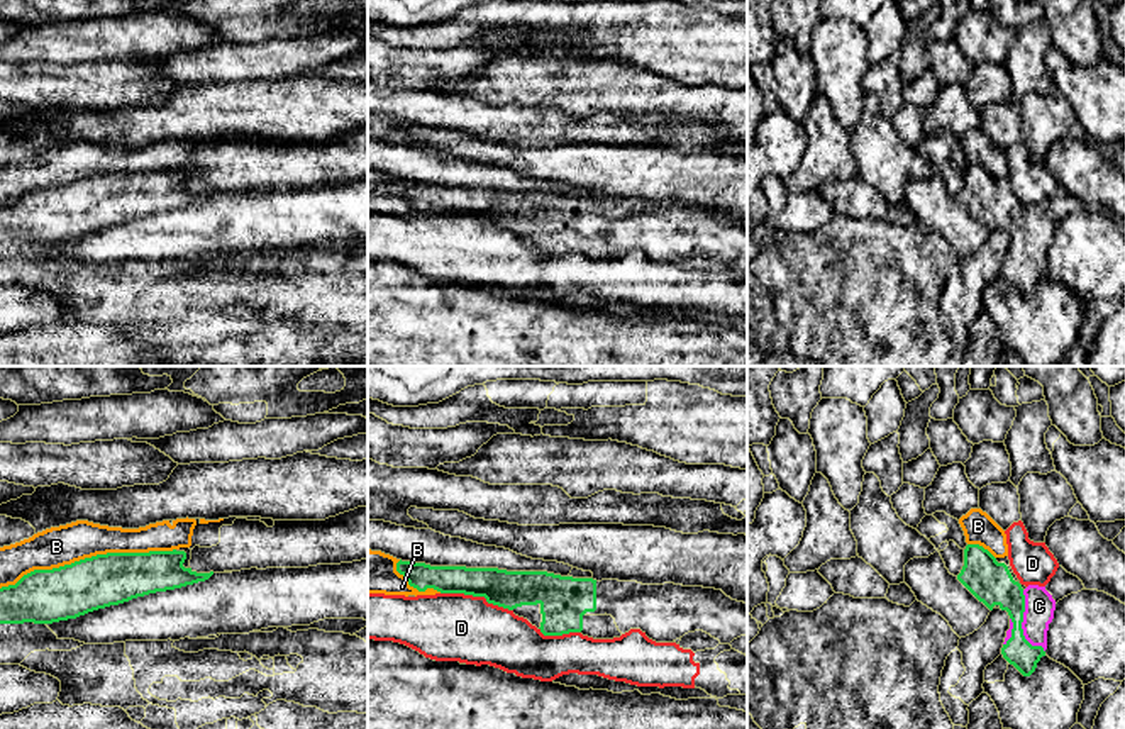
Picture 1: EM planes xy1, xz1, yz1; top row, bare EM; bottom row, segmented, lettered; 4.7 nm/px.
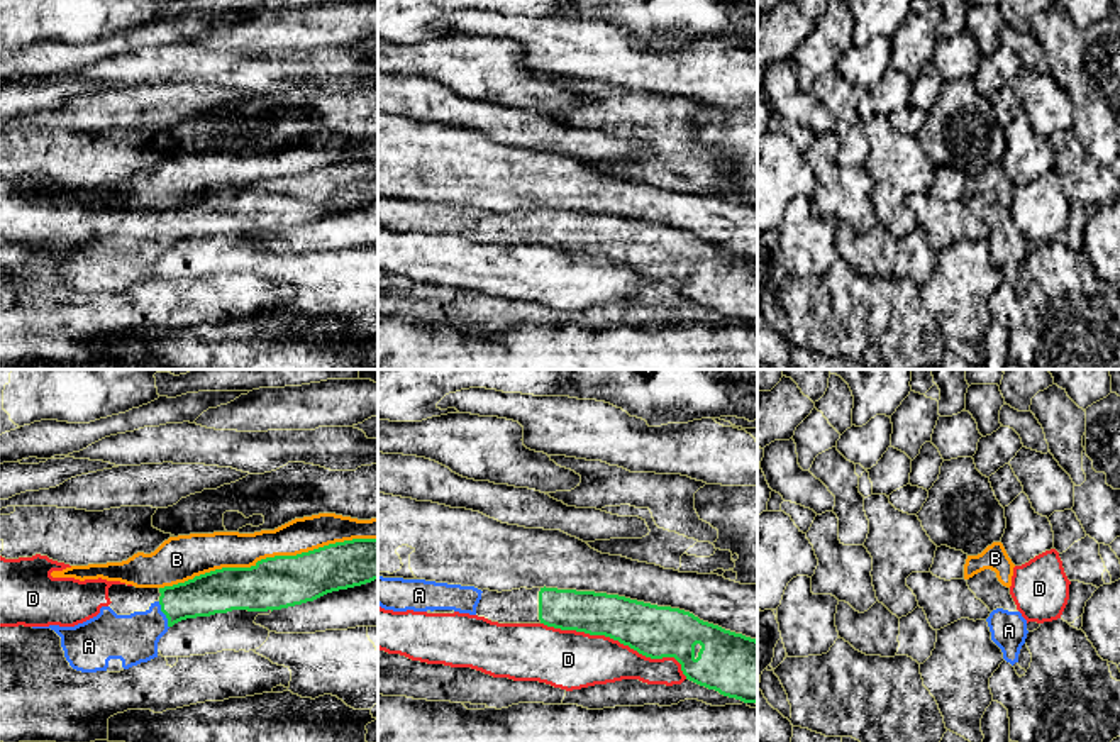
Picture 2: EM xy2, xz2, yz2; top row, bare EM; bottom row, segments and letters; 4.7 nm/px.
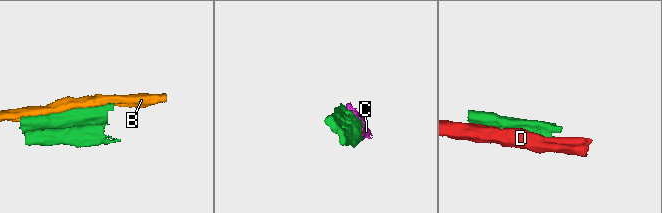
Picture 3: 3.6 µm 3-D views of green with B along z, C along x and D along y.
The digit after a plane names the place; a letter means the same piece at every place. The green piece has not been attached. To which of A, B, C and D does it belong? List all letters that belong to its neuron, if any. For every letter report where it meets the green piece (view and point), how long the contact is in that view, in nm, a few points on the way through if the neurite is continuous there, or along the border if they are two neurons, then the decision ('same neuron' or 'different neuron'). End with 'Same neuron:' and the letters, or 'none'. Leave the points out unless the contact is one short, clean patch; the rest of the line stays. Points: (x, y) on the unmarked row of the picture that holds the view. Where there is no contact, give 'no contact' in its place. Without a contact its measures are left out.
A: contact xy2 (165, 234); length 140 nm; way xy2 (209, 214), (182, 221), (165, 234), (133, 260); same neuron
B: contact xy2 (268, 178); length 1050 nm; different neuron
C: contact yz1 (1020, 244); length 320 nm; same neuron
D: contact xz2 (617, 260); length 750 nm; different neuron
Same neuron: A, C

